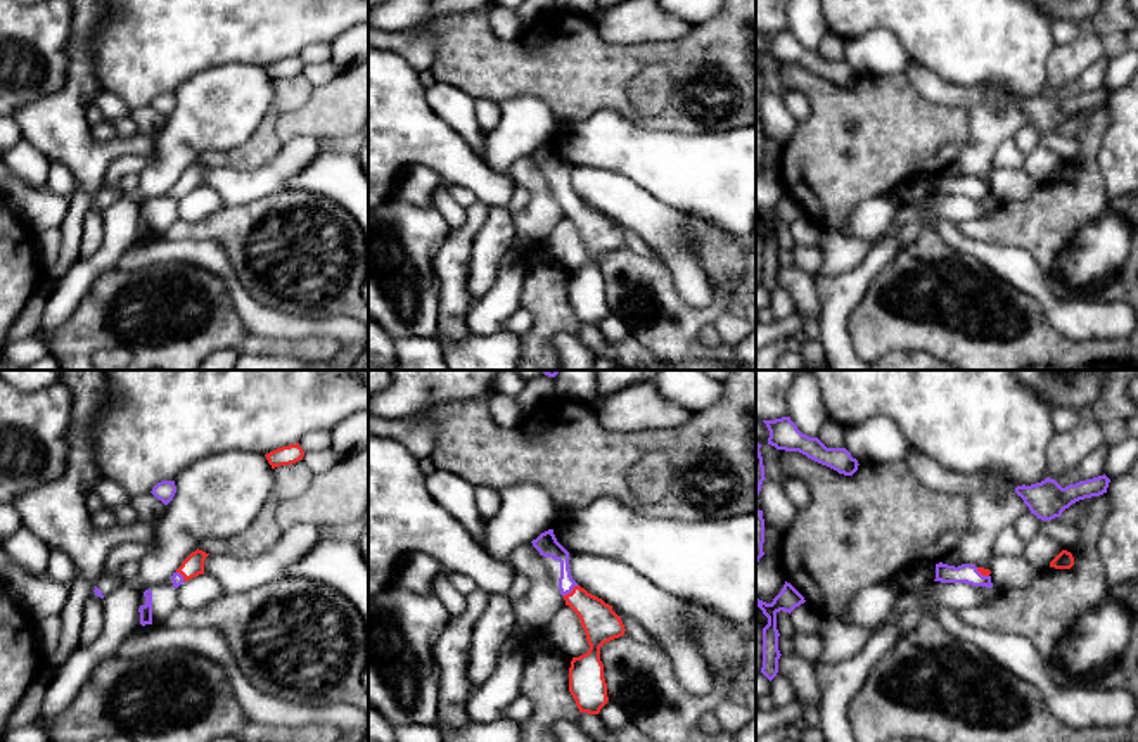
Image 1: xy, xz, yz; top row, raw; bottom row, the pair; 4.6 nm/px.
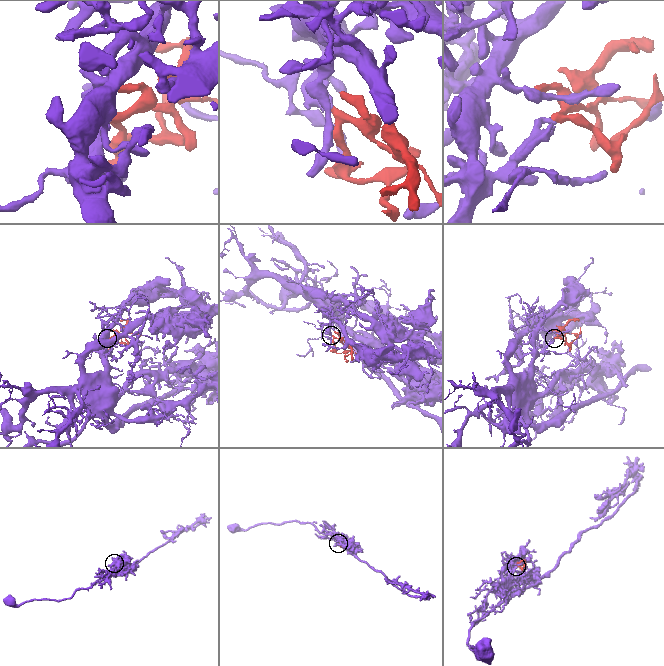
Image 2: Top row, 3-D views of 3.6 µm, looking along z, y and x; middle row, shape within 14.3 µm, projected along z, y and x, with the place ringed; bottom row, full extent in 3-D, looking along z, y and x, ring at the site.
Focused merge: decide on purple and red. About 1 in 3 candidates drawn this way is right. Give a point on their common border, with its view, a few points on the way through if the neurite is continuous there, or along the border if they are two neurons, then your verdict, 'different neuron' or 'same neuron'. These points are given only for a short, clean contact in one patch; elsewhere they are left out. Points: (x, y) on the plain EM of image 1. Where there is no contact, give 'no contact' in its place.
xz (569, 204) | across xz (547, 158), (564, 173), (569, 204), (600, 236) | same neuron

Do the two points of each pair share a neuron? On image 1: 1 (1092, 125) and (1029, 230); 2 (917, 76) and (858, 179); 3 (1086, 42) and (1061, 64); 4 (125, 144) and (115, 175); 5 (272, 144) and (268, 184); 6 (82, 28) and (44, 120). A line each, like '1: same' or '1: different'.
1: same
2: different
3: same
4: different
5: different
6: same

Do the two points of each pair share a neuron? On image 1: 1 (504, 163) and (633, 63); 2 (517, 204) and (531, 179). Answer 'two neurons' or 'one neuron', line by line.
1: two neurons
2: two neurons

